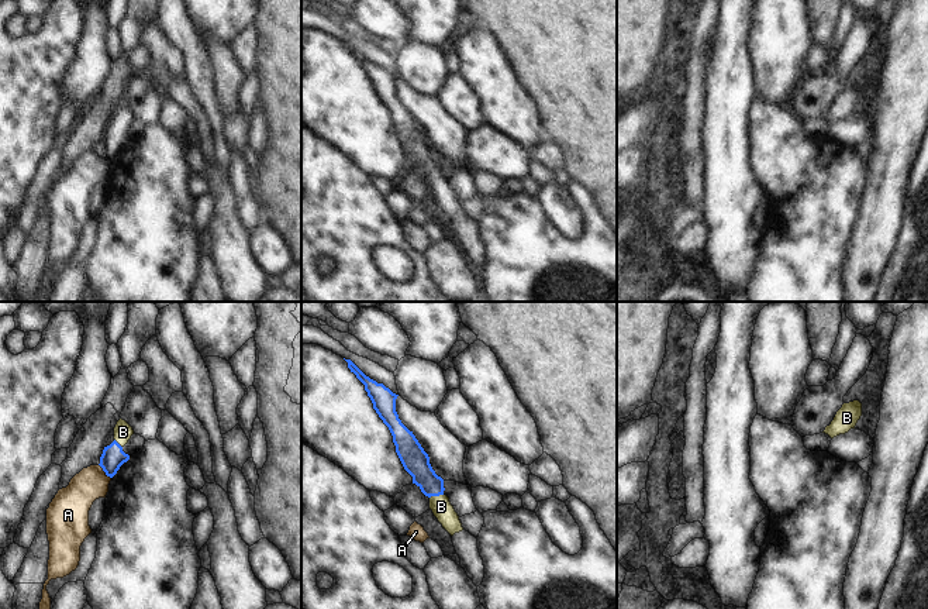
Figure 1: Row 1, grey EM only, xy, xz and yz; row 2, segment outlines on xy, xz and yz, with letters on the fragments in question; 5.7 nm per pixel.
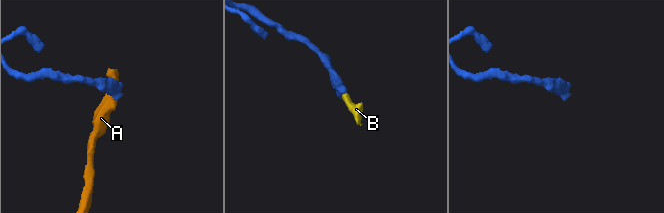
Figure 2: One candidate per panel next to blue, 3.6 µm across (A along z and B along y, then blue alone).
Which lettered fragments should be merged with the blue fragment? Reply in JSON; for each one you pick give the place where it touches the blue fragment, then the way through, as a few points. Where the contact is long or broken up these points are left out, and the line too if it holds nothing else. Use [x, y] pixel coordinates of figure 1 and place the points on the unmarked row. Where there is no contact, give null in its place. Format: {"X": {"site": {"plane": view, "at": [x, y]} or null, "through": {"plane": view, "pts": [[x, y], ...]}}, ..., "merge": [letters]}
{"B": {"site": {"plane": "xz", "at": [435, 179]}, "through": {"plane": "xz", "pts": [[416, 145], [435, 179], [441, 191]]}}, "merge": ["B"]}

